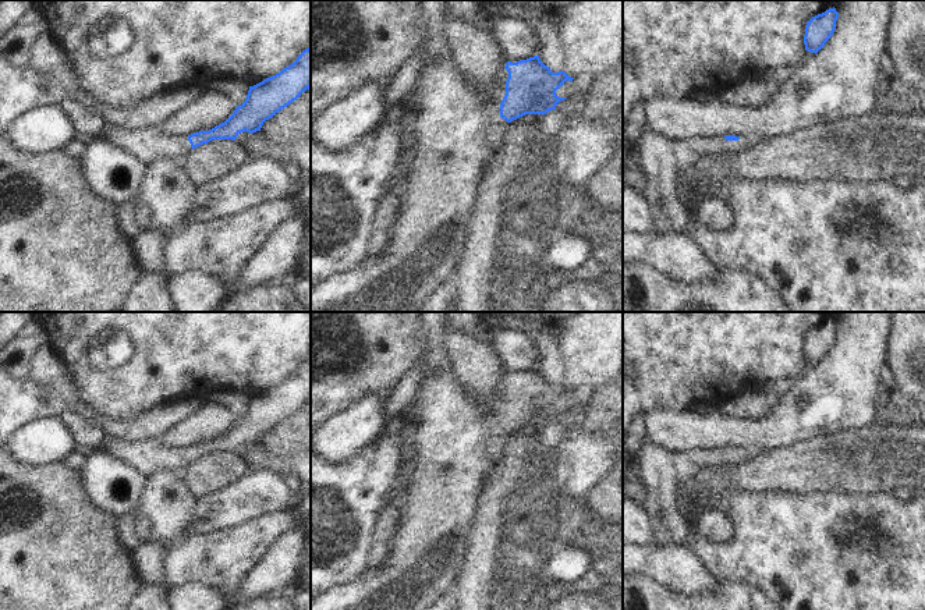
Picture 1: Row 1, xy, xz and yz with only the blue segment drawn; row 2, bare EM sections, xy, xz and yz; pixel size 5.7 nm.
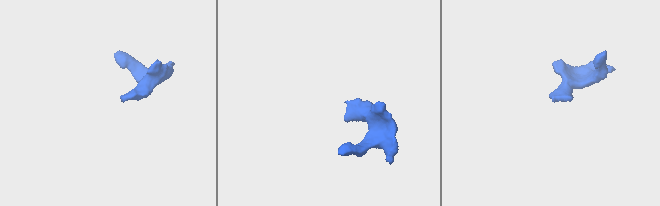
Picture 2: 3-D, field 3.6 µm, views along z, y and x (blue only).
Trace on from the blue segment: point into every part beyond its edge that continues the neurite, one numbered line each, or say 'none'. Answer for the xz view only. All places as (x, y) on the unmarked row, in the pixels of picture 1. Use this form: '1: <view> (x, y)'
1: xz (454, 440)

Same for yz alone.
1: yz (713, 458)

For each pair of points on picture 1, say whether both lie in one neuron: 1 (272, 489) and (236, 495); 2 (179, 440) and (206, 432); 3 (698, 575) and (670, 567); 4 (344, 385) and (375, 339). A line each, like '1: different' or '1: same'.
1: same
2: same
3: same
4: same

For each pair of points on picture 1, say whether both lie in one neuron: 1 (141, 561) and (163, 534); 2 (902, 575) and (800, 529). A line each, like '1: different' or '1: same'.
1: different
2: same

